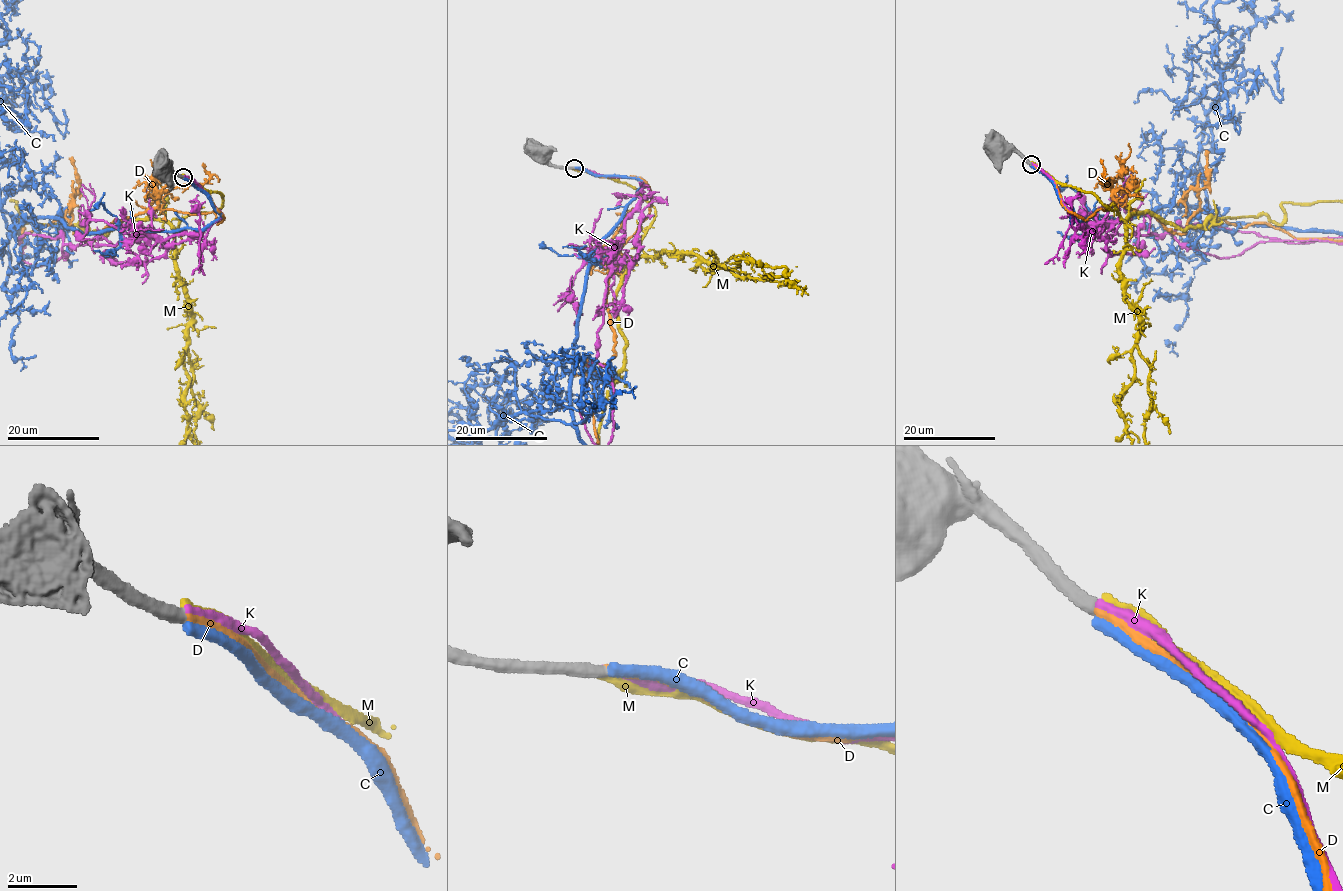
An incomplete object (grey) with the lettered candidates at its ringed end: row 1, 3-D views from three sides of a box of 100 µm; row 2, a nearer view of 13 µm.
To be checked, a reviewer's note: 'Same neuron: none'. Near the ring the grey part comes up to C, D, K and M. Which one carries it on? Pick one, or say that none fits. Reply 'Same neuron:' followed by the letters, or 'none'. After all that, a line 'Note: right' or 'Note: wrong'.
Same neuron: C
Note: wrong

